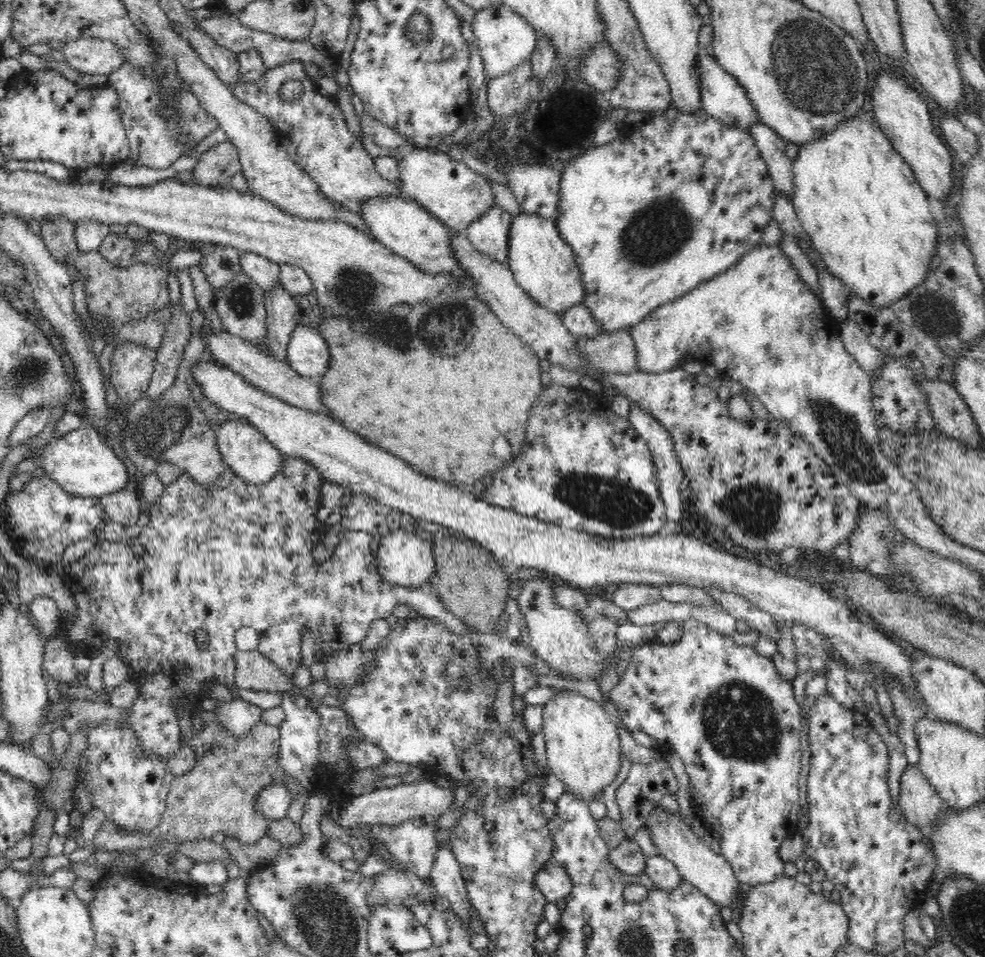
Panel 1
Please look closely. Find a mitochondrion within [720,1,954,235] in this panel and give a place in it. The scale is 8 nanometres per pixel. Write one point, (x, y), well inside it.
(809, 63)

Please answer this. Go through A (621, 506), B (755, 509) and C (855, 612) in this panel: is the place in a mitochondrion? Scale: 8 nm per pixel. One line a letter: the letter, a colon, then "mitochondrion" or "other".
A: mitochondrion
B: mitochondrion
C: other

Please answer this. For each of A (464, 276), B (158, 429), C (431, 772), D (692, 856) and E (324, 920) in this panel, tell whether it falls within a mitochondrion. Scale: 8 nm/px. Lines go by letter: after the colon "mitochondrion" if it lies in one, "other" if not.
A: other
B: mitochondrion
C: other
D: other
E: mitochondrion

